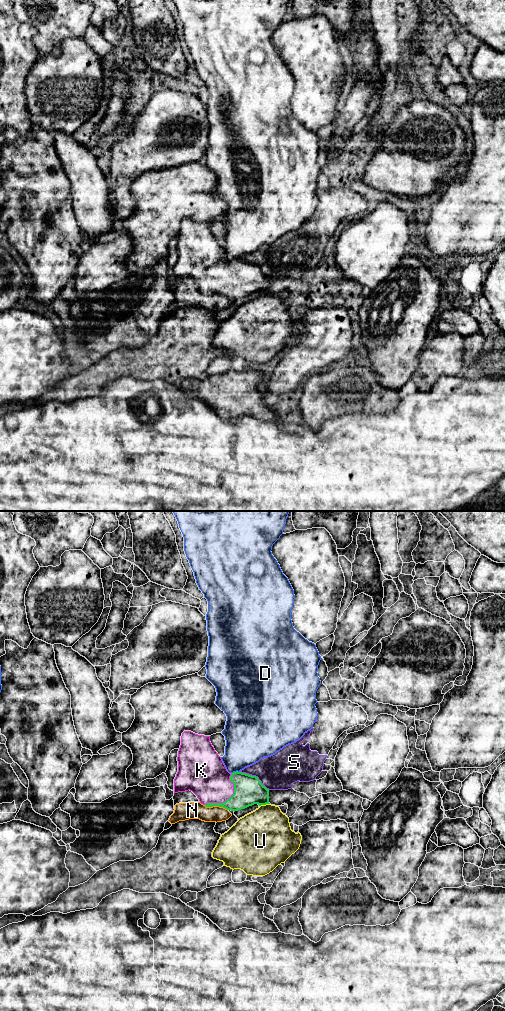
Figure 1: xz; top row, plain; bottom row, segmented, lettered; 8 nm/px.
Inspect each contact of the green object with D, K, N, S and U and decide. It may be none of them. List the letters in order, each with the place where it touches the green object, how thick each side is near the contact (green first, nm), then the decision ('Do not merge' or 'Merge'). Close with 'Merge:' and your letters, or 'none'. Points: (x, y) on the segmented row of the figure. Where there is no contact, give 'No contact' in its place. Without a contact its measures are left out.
D: Touches green at xz (236, 771). Thickness 240 nm (green) against 340 nm. Do not merge
K: Touches green at xz (229, 798). Thickness 240 nm (green) against 340 nm. Merge
N: Touches green at xz (216, 805). Thickness 190 nm (green) against 140 nm. Do not merge
S: Touches green at xz (255, 776). Thickness 240 nm (green) against 300 nm. Do not merge
U: Touches green at xz (264, 804). Thickness 240 nm (green) against 420 nm. Do not merge
Merge: K

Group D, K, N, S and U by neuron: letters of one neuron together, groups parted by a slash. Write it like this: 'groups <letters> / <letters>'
groups D / K / N / S / U

